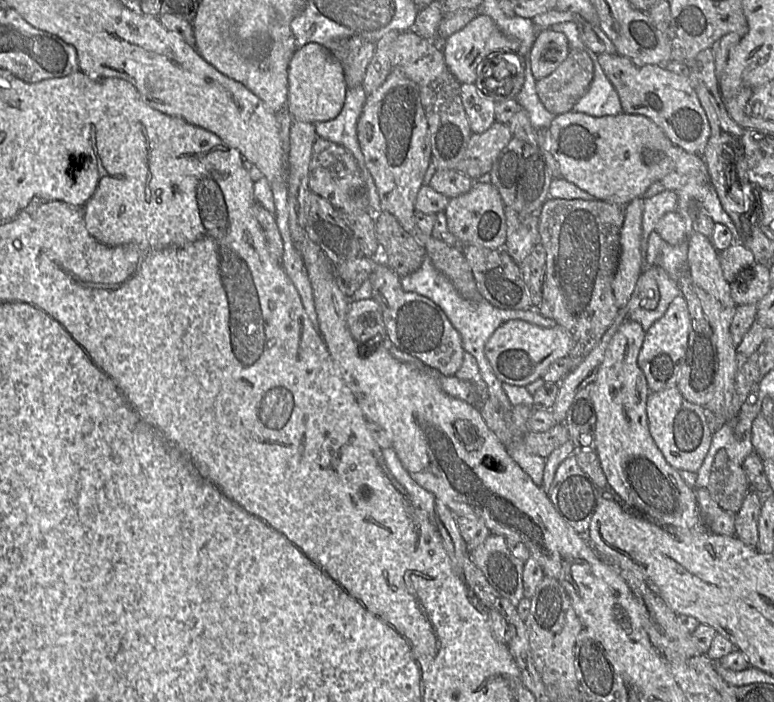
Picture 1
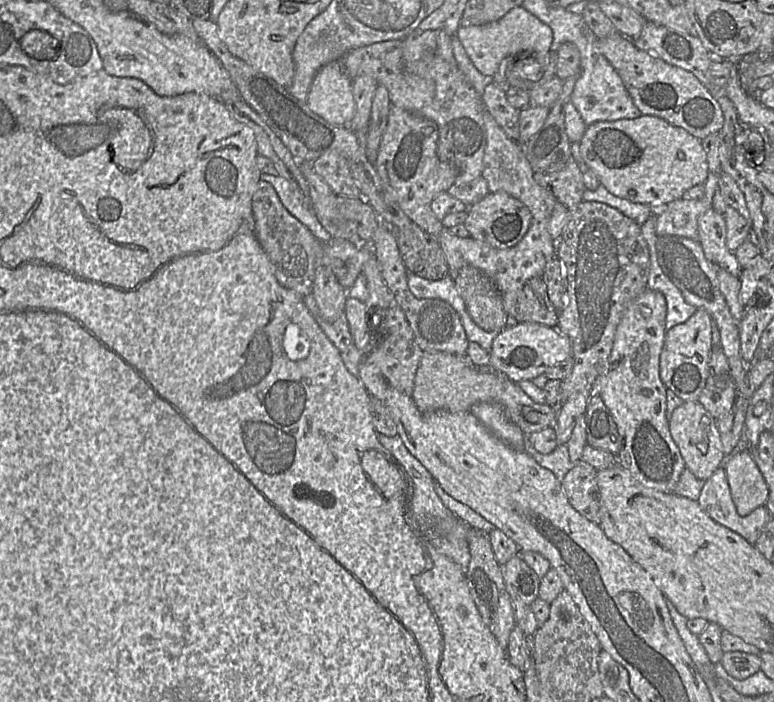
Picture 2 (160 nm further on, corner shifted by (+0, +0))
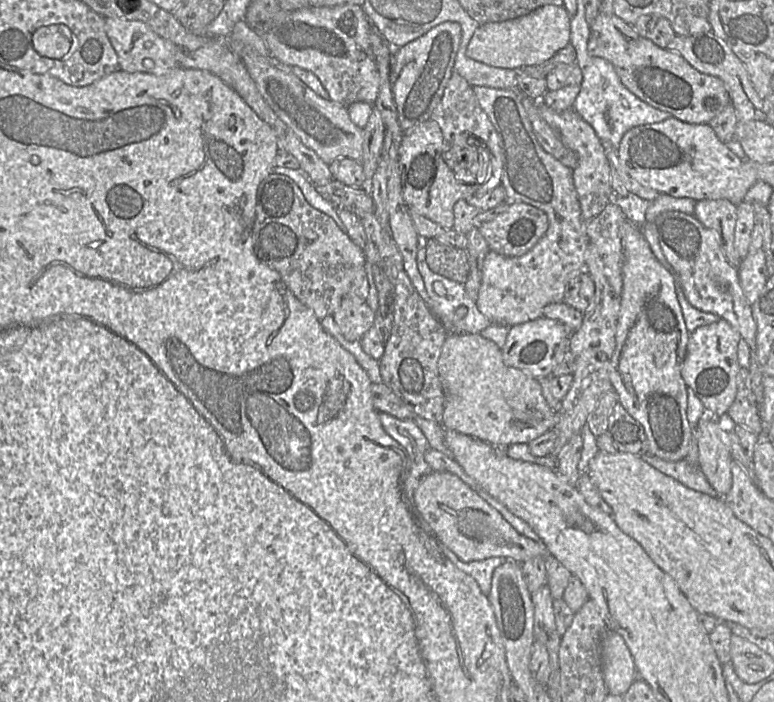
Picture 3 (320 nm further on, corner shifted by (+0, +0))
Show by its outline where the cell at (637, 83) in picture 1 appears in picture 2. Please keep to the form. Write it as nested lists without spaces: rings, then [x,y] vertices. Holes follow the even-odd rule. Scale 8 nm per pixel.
[[[619,32],[607,38],[596,39],[596,47],[616,70],[642,115],[664,119],[701,141],[710,134],[720,132],[724,123],[721,107],[694,74],[638,49],[632,39]]]

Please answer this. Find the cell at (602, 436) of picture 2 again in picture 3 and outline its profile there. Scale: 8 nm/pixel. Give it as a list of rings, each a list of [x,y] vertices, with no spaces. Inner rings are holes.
[[[618,403],[609,418],[607,432],[617,452],[642,456],[647,453],[647,440],[643,426]]]

